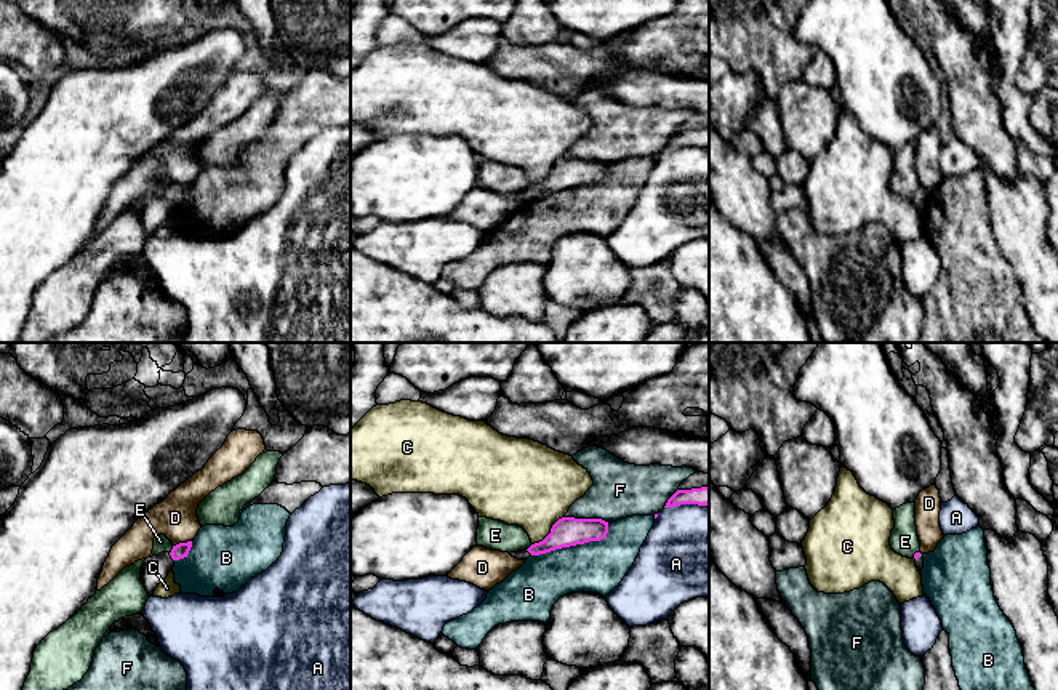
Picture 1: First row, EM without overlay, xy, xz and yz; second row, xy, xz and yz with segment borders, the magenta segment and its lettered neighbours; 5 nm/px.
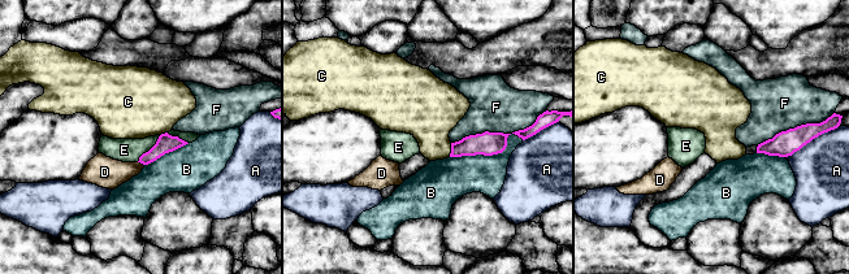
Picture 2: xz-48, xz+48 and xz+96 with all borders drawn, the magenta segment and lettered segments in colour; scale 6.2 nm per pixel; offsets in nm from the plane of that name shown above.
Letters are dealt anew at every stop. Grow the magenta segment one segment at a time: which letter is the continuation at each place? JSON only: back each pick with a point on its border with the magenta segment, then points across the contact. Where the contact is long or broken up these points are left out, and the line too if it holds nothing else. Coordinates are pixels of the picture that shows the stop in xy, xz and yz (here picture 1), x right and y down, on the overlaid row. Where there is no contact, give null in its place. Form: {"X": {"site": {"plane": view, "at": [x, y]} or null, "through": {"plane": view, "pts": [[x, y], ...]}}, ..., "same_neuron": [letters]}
{"same_neuron": []}

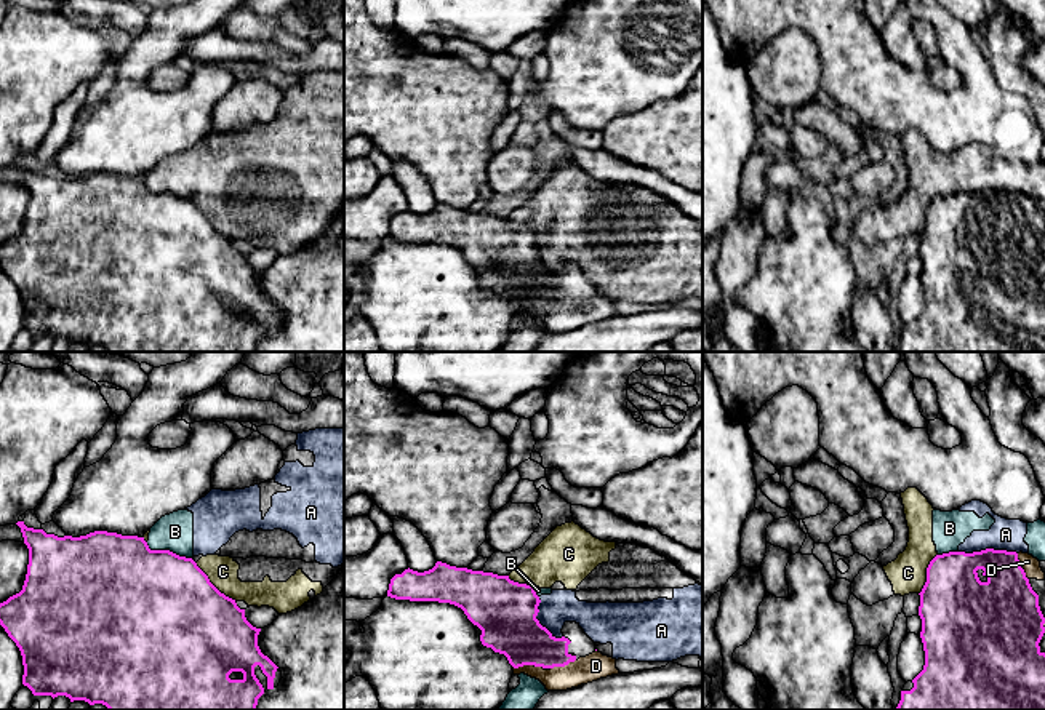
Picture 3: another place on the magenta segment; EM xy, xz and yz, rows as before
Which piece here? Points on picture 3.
{"D": {"site": {"plane": "xz", "at": [528, 664]}}, "same_neuron": ["D"]}

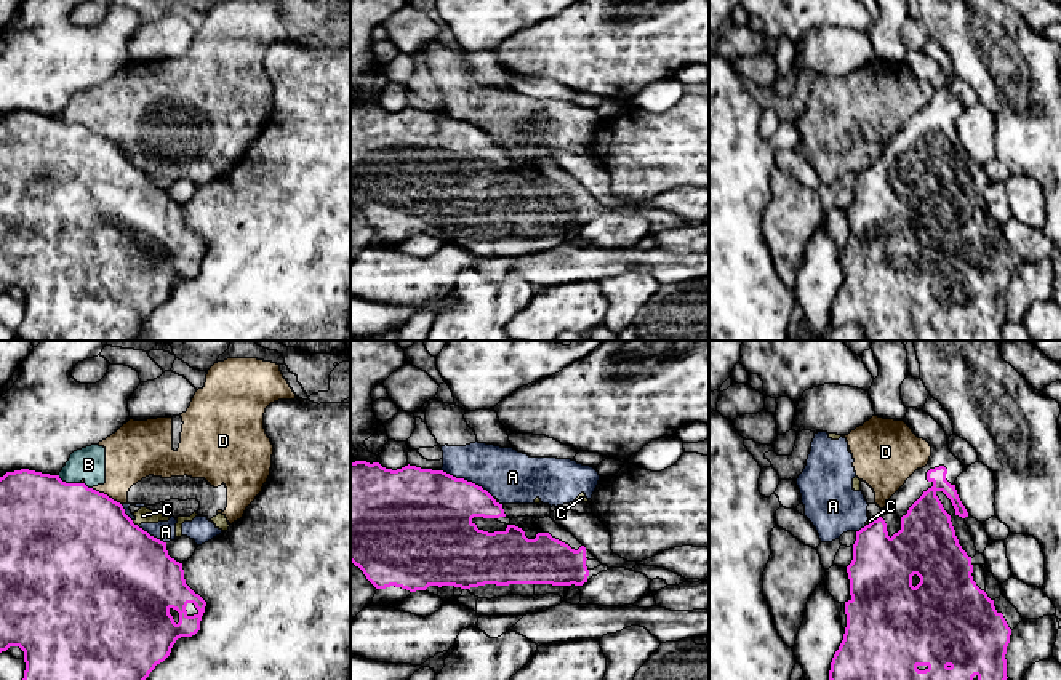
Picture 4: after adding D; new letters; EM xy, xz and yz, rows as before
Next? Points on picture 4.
{"same_neuron": []}

